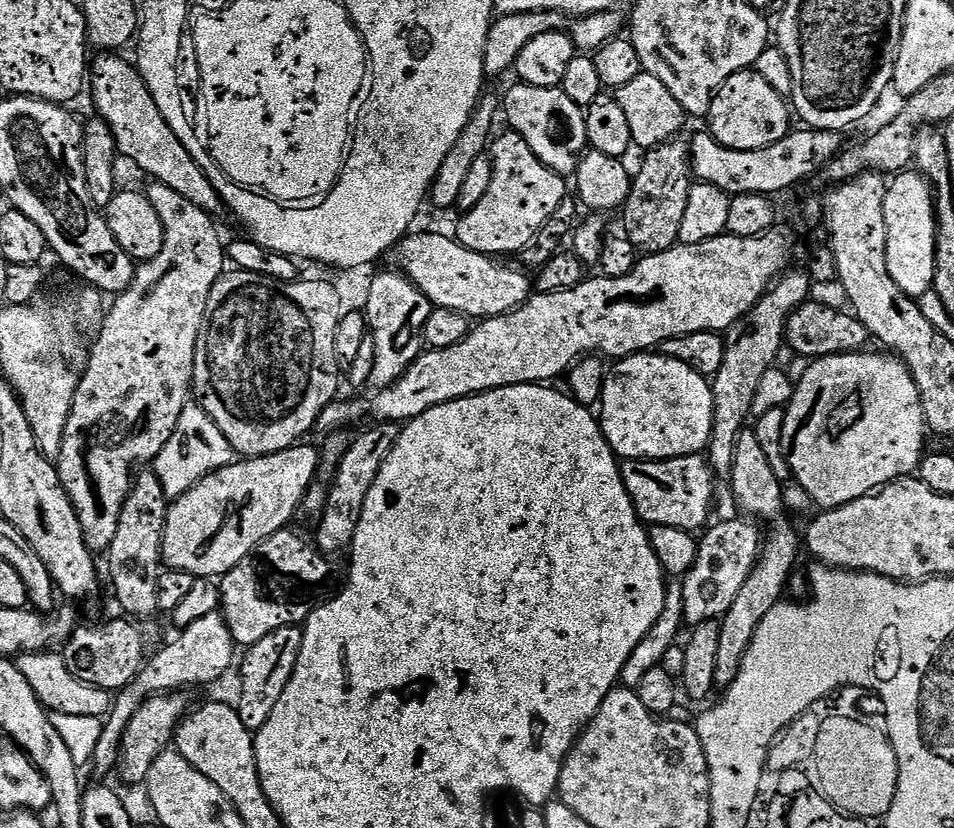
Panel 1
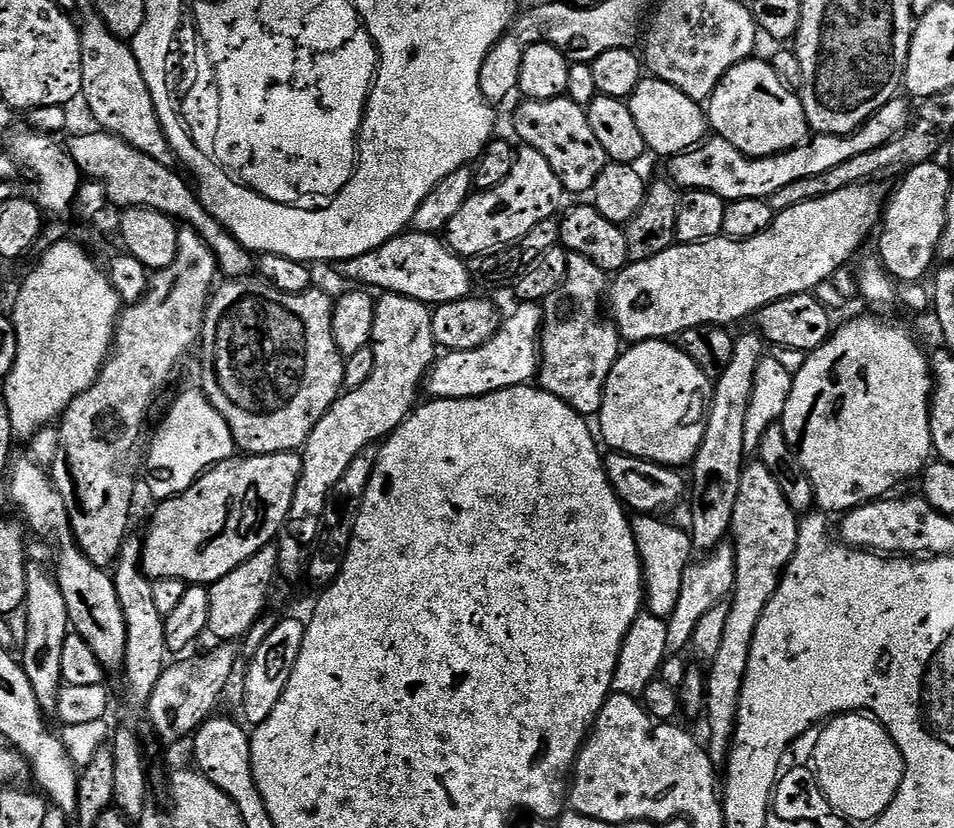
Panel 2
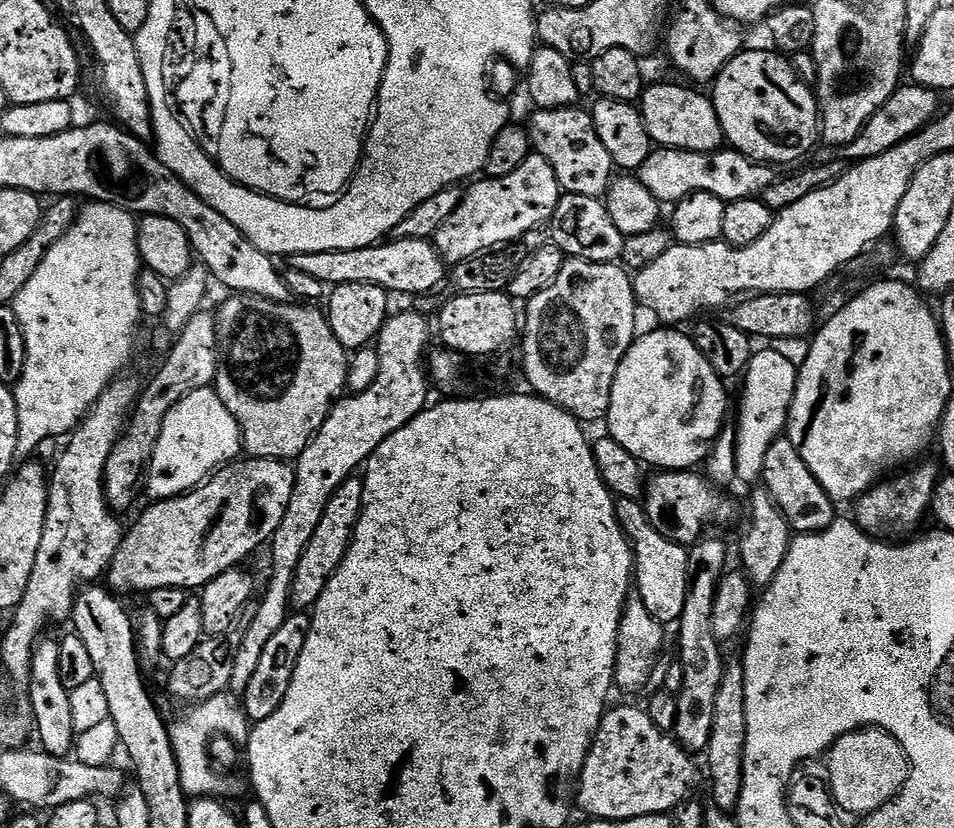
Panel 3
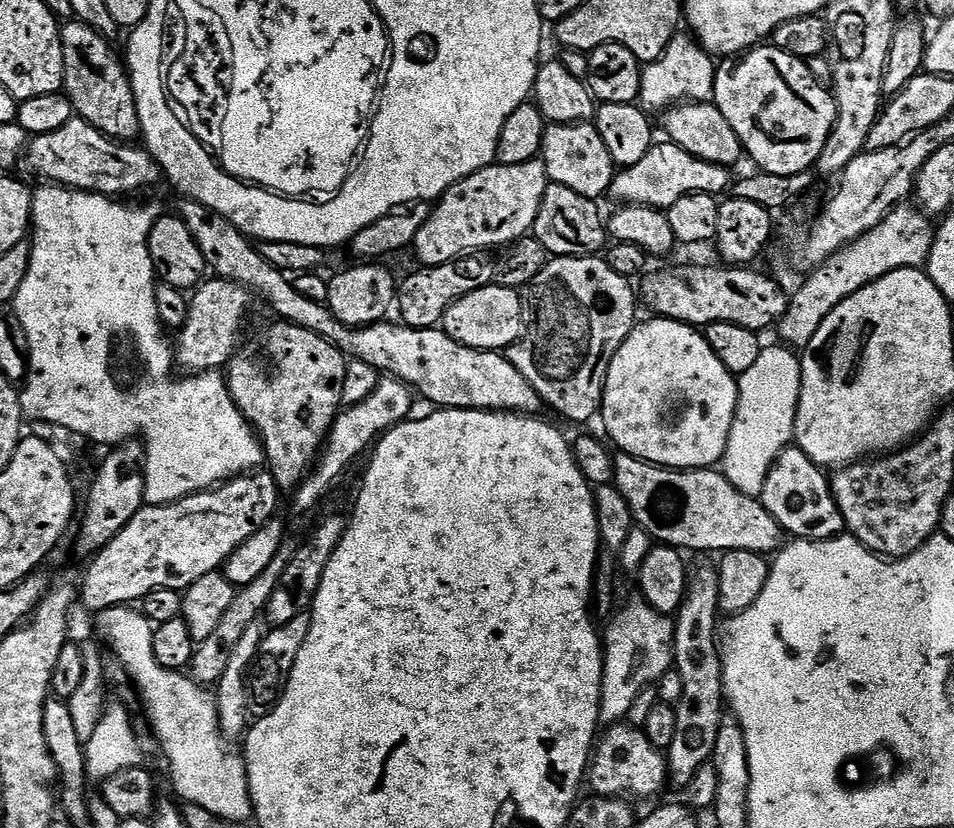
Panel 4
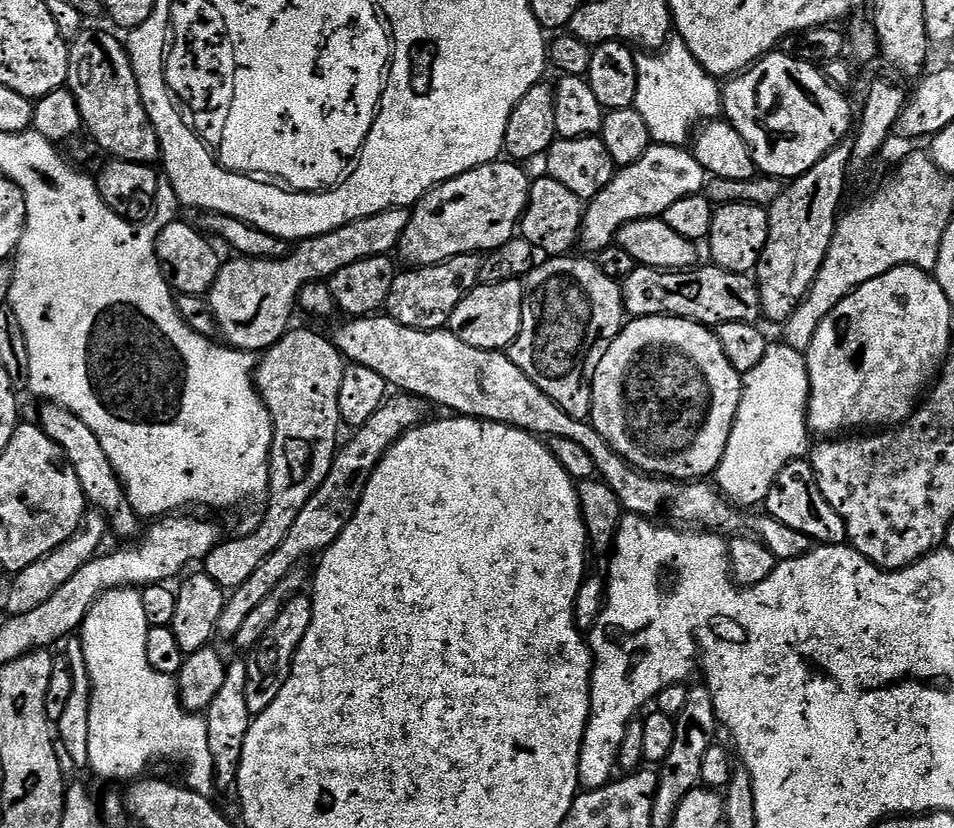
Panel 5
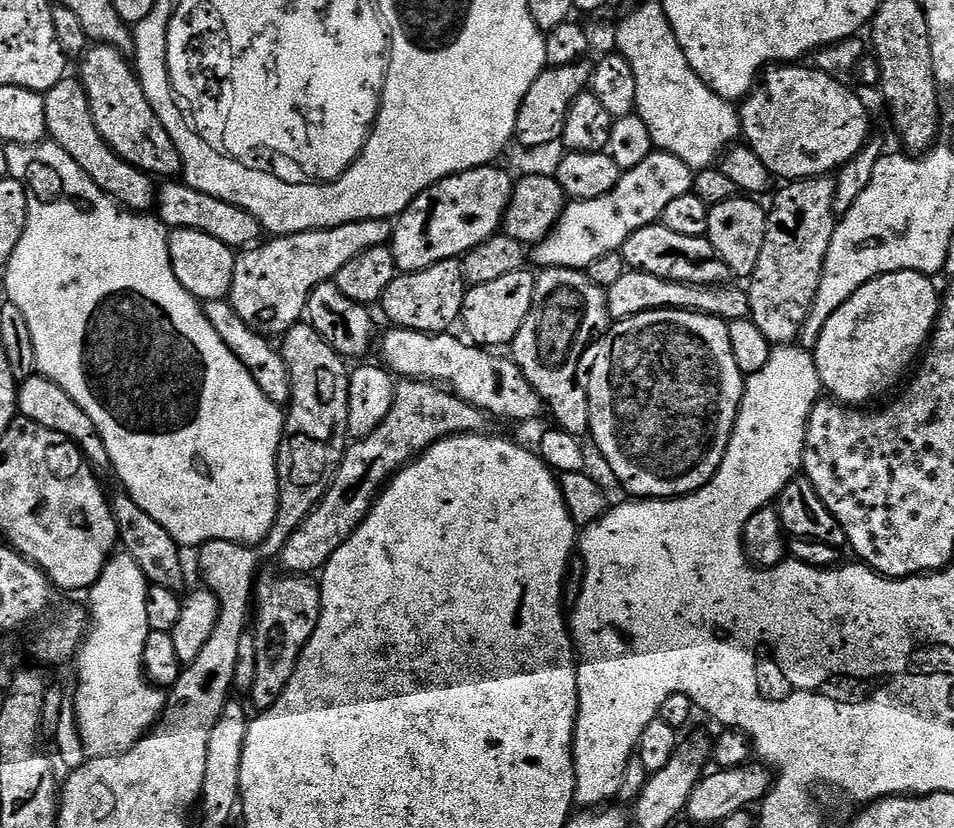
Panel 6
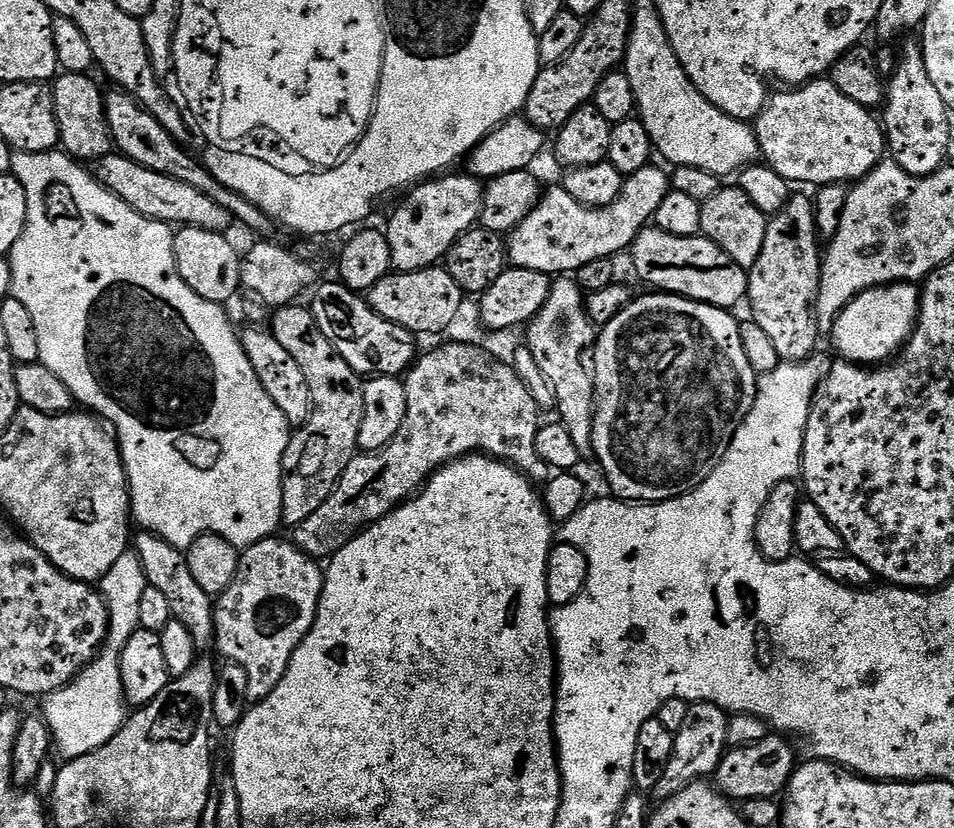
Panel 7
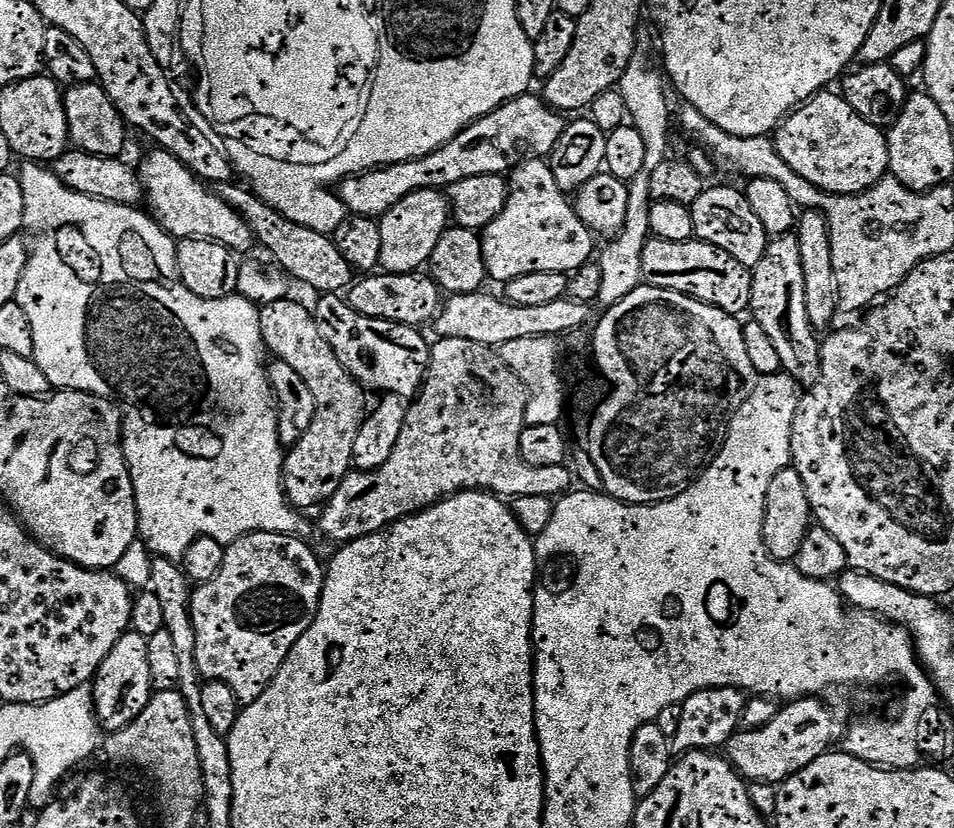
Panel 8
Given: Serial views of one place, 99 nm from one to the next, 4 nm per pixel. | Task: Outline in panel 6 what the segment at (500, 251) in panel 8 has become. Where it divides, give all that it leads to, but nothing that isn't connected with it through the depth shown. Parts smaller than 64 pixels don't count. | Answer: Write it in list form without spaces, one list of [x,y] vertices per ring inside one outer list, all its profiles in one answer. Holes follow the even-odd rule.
[[[654,150],[646,158],[646,162],[638,162],[638,166],[623,173],[618,186],[614,186],[614,190],[610,190],[610,194],[602,194],[602,198],[594,198],[593,200],[572,200],[565,203],[564,212],[550,230],[548,237],[531,249],[531,263],[533,260],[538,266],[537,269],[540,270],[547,268],[586,270],[590,266],[590,262],[602,258],[602,254],[620,252],[626,238],[630,238],[630,234],[657,223],[662,210],[666,210],[666,205],[669,202],[674,202],[674,198],[682,198],[682,194],[691,192],[693,175],[693,169],[688,168],[686,162],[682,162],[682,158],[674,158],[674,154]]]

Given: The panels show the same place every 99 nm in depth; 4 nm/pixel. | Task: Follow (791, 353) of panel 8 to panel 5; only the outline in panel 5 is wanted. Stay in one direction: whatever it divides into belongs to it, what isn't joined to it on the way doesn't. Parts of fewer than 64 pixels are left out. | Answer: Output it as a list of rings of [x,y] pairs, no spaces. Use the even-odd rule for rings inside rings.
[[[846,138],[838,146],[834,146],[834,150],[830,150],[830,154],[822,158],[822,162],[818,162],[810,170],[806,170],[806,174],[791,181],[768,209],[768,237],[754,273],[760,286],[760,311],[765,321],[773,320],[776,326],[783,325],[784,321],[790,318],[790,314],[798,310],[798,306],[812,289],[814,278],[818,278],[818,270],[822,270],[822,262],[836,233],[836,221],[842,212],[840,199],[844,196],[844,187],[848,184],[851,167],[852,141]]]

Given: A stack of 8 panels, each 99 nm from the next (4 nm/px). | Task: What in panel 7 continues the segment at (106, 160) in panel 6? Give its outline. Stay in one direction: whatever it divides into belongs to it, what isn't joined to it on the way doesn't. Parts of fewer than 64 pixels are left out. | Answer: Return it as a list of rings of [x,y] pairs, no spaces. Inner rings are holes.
[[[66,72],[55,77],[51,85],[54,98],[54,114],[60,131],[59,147],[77,162],[95,162],[113,151],[111,130],[108,129],[105,93],[88,74]]]

